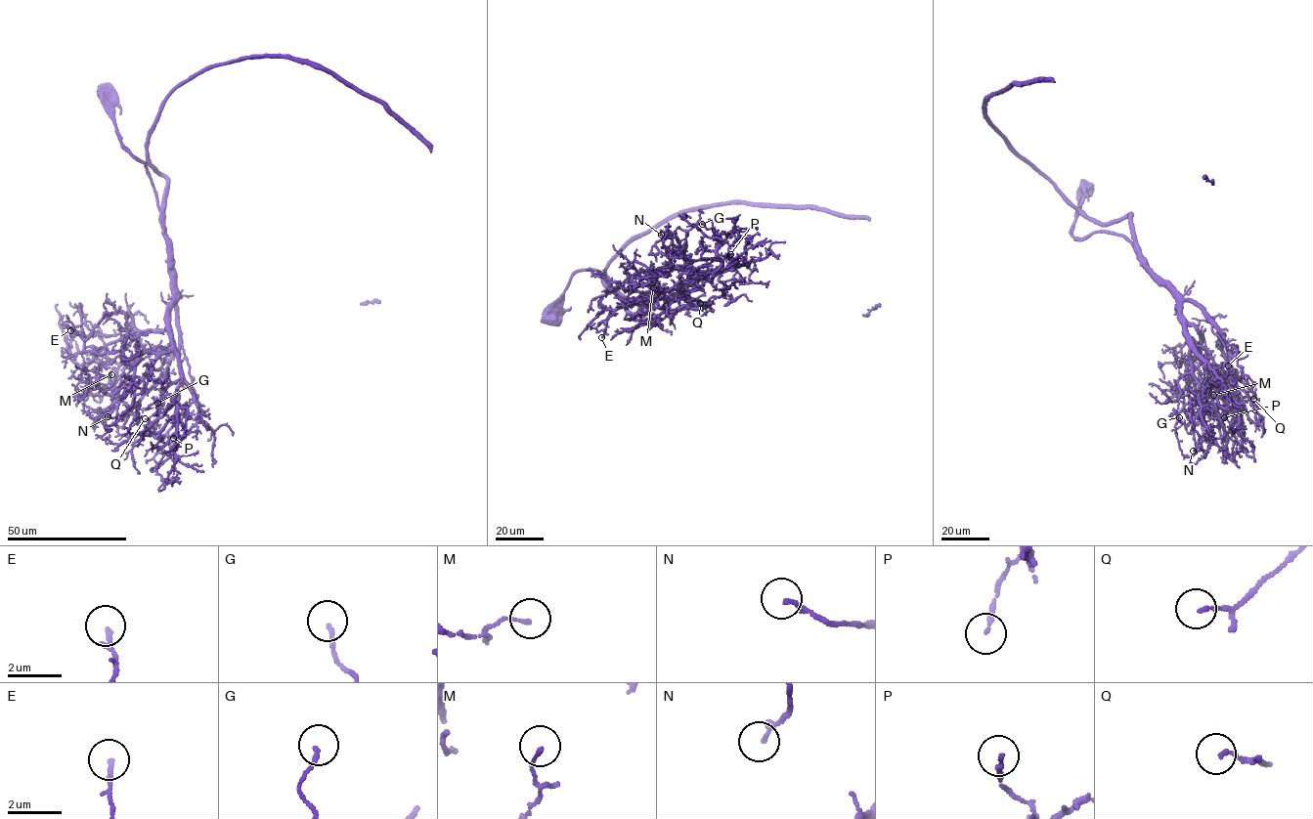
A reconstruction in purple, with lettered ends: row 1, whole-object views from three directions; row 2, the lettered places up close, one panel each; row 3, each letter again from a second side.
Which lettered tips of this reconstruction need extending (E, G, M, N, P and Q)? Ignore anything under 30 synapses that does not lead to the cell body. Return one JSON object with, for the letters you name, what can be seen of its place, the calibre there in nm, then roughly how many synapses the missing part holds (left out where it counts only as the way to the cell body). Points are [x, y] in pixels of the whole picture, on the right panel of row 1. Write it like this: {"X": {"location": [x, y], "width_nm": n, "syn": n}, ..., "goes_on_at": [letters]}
{"G": {"location": [1179, 417], "width_nm": 120, "syn": 40}, "goes_on_at": ["G"]}

